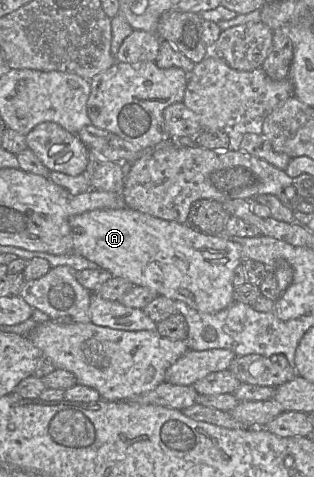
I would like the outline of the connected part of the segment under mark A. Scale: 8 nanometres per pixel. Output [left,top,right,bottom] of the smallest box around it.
[69,207,243,313]

